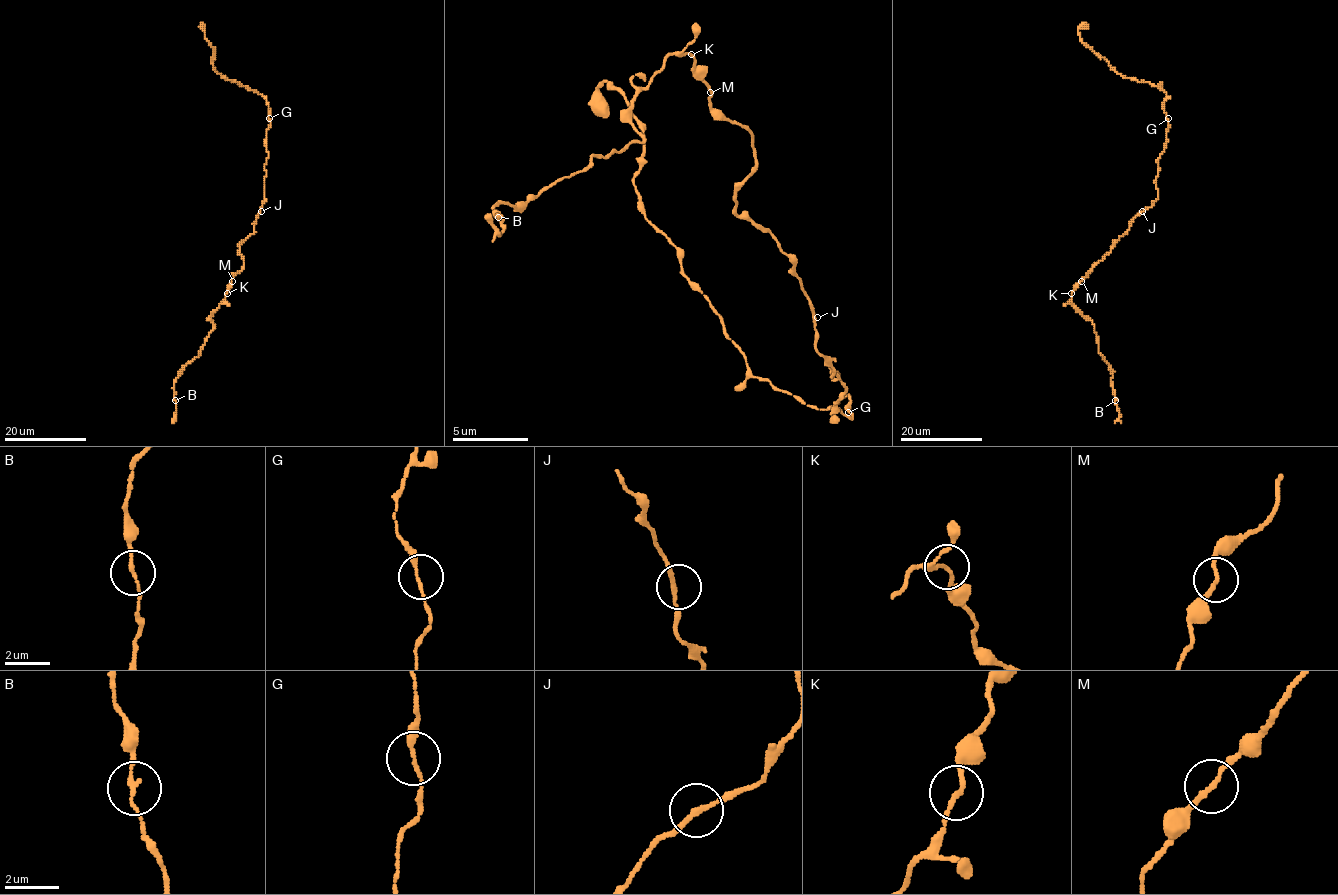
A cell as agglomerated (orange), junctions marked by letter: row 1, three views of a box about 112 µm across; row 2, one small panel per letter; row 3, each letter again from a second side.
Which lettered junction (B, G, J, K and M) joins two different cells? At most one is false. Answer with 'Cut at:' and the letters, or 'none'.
Cut at: none

